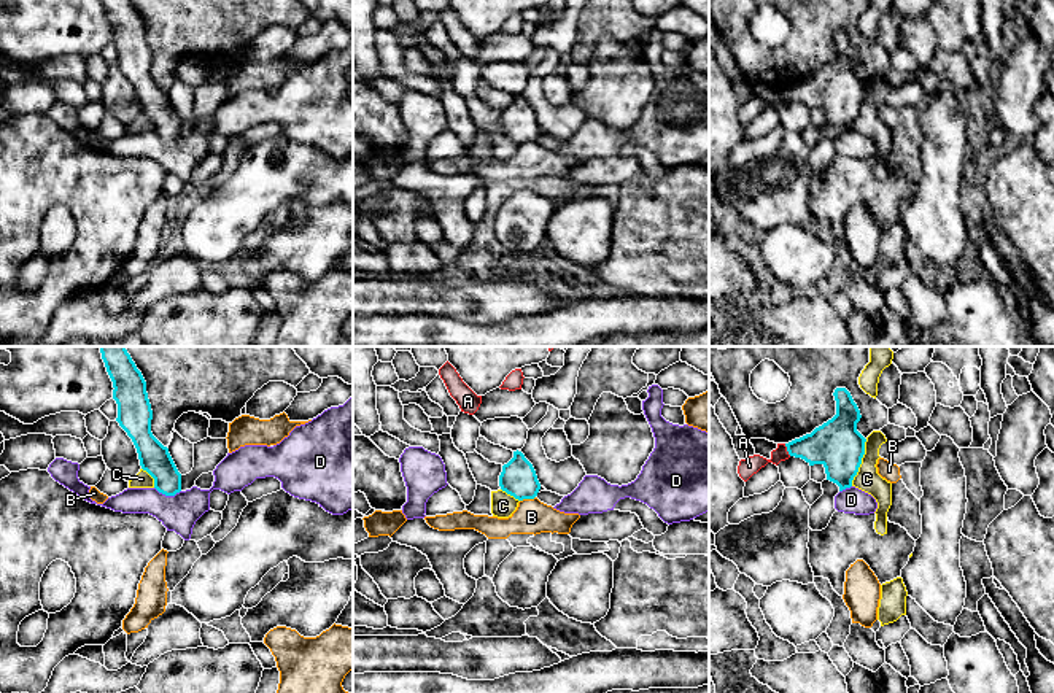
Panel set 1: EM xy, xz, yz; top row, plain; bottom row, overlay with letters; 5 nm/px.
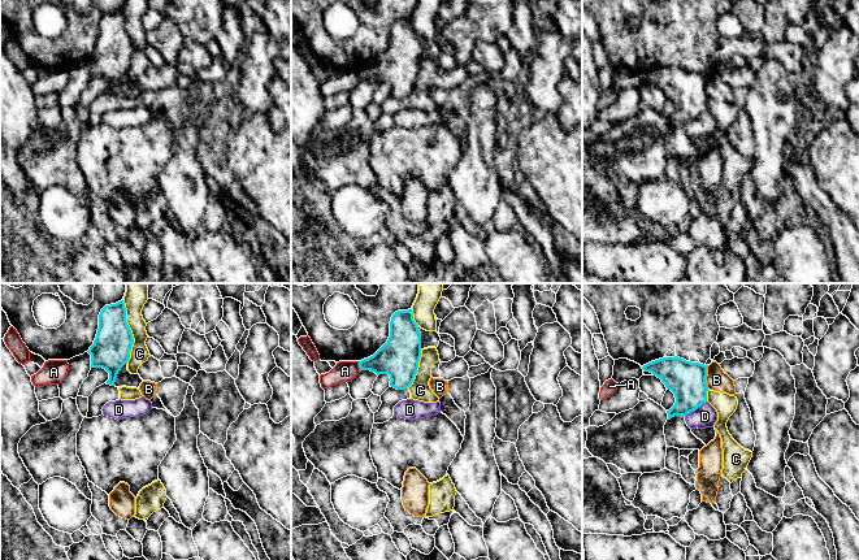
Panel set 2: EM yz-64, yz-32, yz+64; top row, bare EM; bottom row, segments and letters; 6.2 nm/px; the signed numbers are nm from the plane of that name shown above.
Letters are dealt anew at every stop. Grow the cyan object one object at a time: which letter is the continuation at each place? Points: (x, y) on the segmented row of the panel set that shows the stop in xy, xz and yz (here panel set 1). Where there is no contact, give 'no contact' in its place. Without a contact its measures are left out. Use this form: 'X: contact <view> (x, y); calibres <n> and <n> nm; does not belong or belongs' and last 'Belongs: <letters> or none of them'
A: contact yz (787, 450); calibres 240 and 90 nm; does not belong
B: contact xz (526, 498); calibres 180 and 180 nm; does not belong
C: contact yz (860, 463); calibres 240 and 120 nm; does not belong
D: contact xy (167, 495); calibres 160 and 190 nm; does not belong
Belongs: none of them

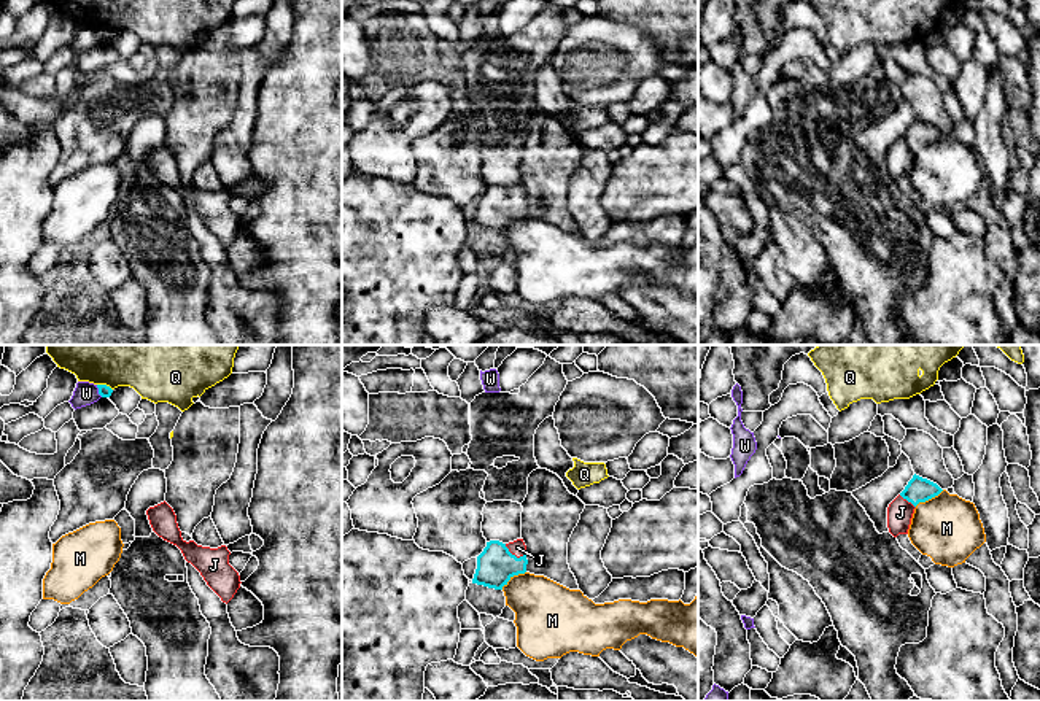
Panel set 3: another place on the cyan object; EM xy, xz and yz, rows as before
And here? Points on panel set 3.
J: contact xz (514, 555); calibres 190 and 80 nm; belongs
M: contact xz (512, 576); calibres 190 and 320 nm; does not belong
Q: contact xy (105, 385); calibres 60 and 420 nm; does not belong
W: contact xy (99, 391); calibres 60 and 120 nm; does not belong
Belongs: J

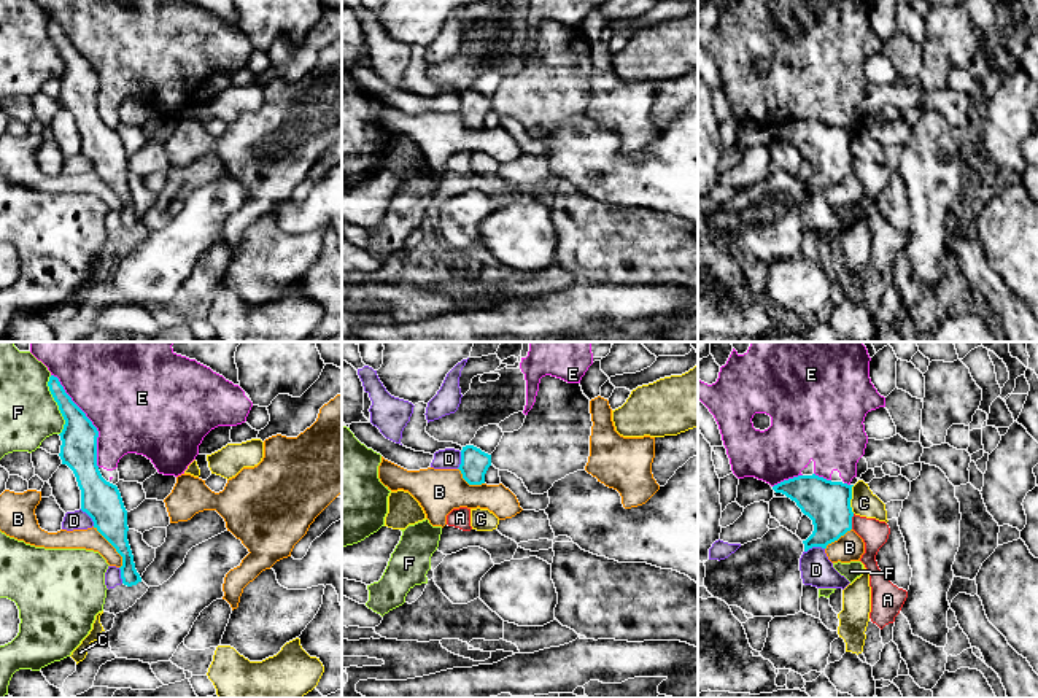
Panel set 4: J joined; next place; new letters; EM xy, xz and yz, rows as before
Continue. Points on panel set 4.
A: contact yz (851, 522); calibres 220 and 140 nm; does not belong
B: contact xy (113, 546); calibres 200 and 110 nm; does not belong
C: contact yz (851, 498); calibres 220 and 140 nm; does not belong
D: contact yz (814, 546); calibres 220 and 160 nm; does not belong
E: contact xy (89, 420); calibres 190 and 500 nm; does not belong
F: contact xy (58, 404); calibres 180 and 300 nm; does not belong
Belongs: none of them

